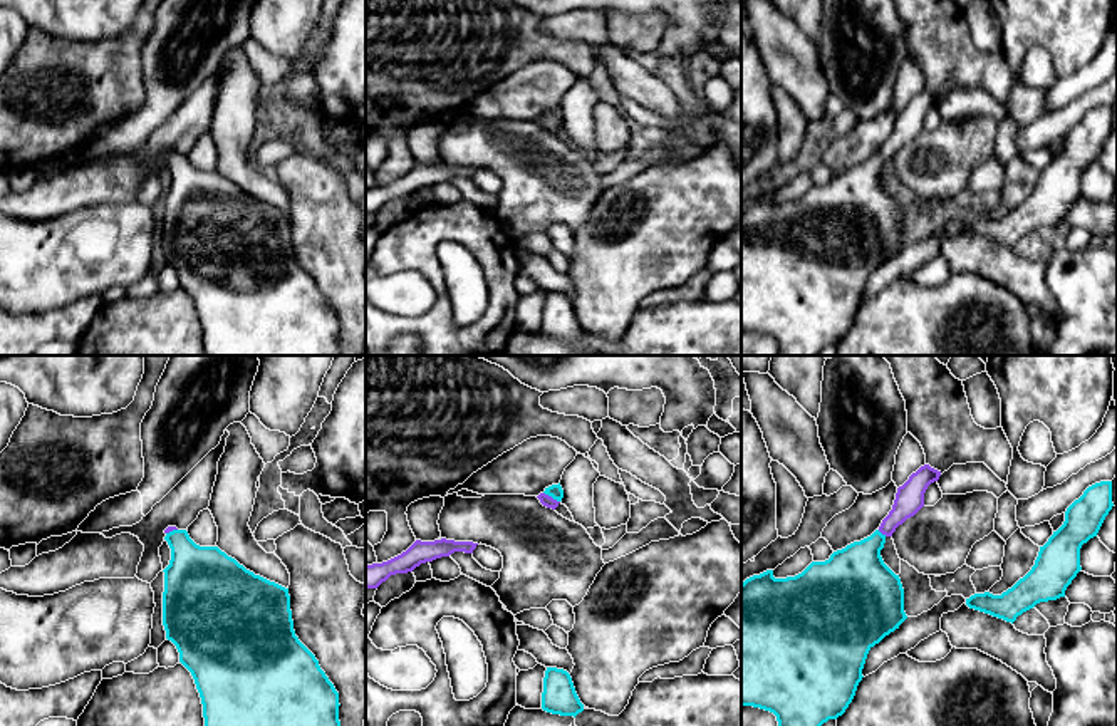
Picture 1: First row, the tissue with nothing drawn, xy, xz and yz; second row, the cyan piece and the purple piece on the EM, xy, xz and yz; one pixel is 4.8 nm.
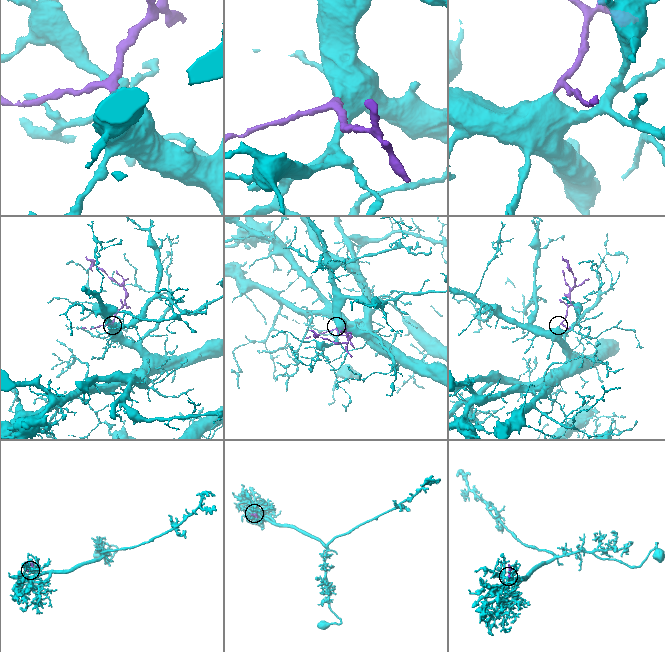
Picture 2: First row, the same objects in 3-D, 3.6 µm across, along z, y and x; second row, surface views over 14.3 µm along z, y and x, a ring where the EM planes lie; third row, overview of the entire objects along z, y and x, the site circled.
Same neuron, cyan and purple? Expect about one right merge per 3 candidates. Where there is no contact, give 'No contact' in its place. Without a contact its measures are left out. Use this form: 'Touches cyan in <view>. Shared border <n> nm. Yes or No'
Touches cyan in xz. Shared border 90 nm. Yes

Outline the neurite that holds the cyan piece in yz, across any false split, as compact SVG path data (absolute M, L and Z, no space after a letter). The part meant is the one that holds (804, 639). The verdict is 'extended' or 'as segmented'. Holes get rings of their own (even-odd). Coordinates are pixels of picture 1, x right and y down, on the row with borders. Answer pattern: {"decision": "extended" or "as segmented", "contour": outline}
{"decision": "extended", "contour": "M929 464L921 466L897 488L881 526L870 537L834 552L829 560L812 562L795 577L775 578L773 570L766 570L741 583L741 706L773 713L778 726L822 726L845 713L864 677L869 651L907 619L901 578L884 563L881 550L886 538L924 506L924 493L939 476L941 471Z"}

